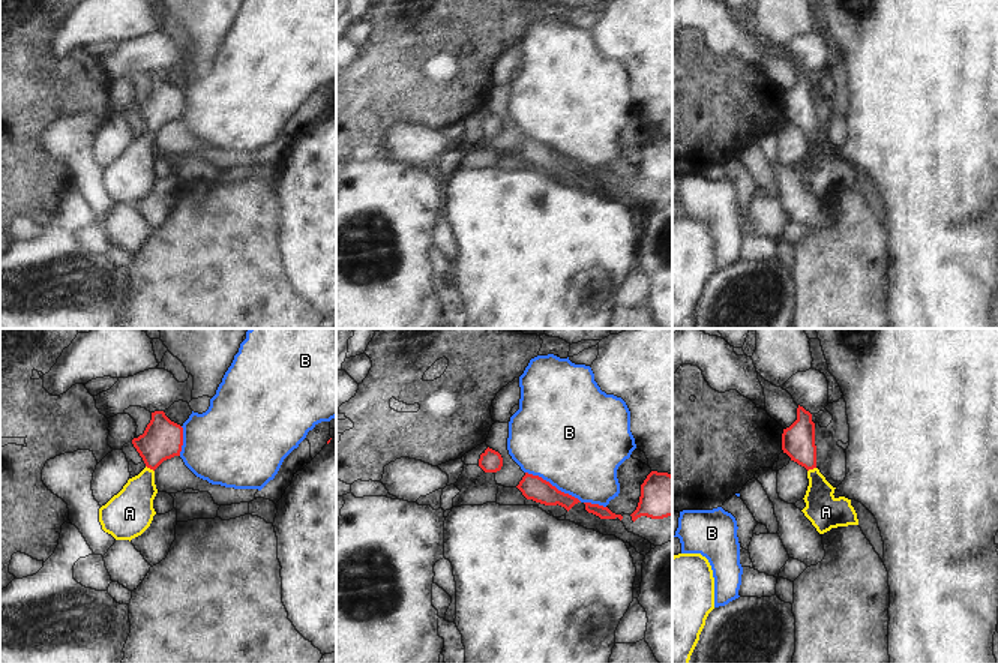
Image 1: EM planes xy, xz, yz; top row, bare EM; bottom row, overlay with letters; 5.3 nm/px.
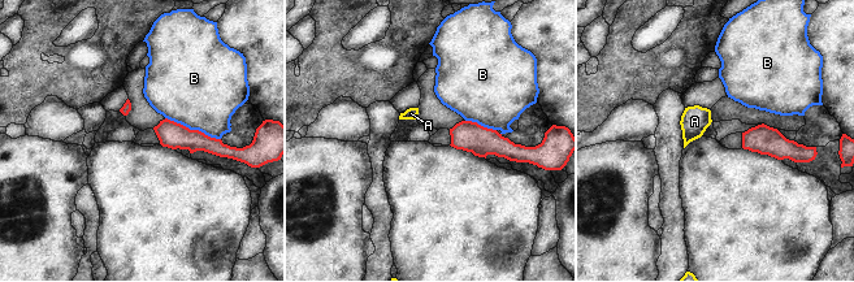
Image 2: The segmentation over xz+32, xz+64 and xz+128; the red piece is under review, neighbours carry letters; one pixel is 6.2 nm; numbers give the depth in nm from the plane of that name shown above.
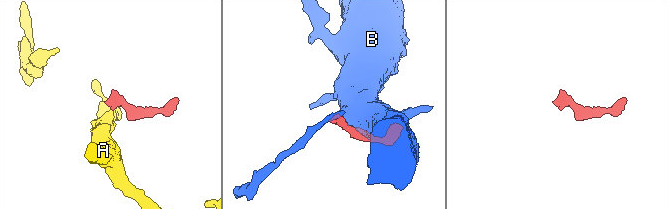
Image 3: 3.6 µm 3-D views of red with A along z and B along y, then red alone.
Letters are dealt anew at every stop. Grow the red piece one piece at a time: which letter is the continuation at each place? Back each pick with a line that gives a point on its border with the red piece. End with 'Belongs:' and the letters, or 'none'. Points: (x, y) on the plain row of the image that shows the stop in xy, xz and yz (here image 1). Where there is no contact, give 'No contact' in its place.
A: Touches red at xy (150, 132)
Belongs: A.

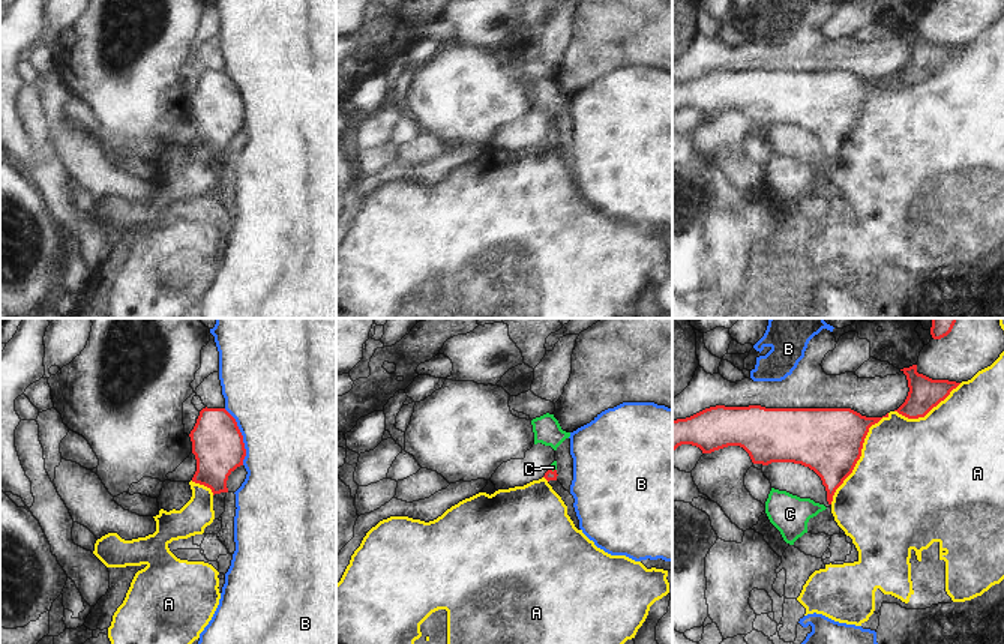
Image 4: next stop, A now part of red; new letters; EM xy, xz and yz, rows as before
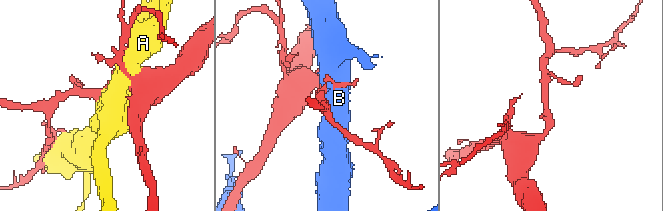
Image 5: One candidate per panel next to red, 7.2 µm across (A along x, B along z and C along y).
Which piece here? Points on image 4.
C: Touches red at xz (551, 134)
Belongs: C.

